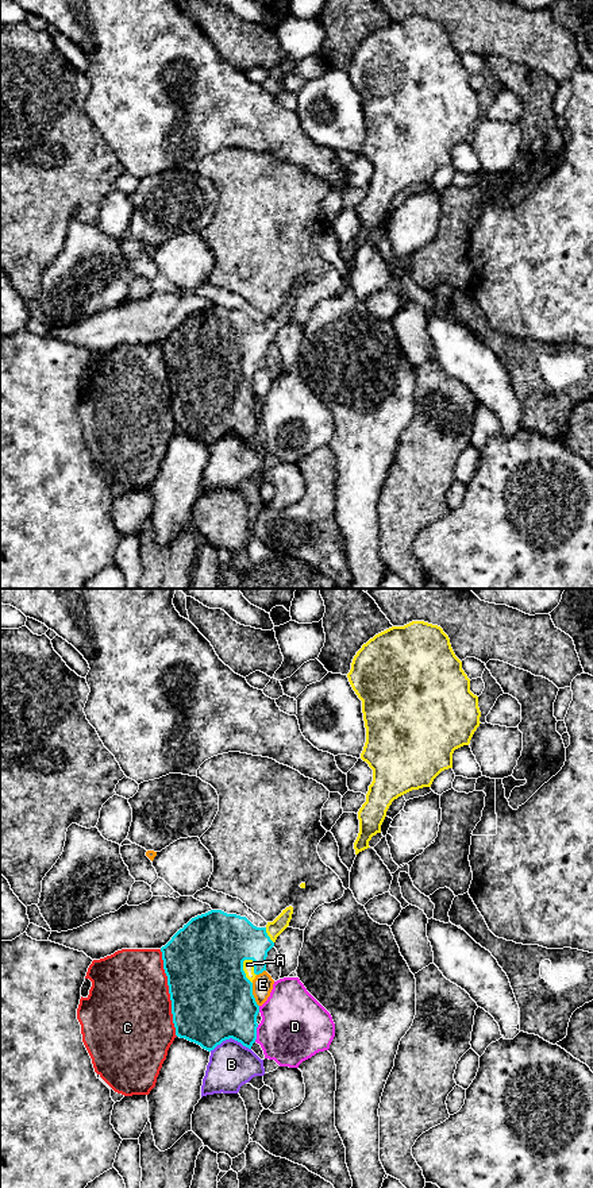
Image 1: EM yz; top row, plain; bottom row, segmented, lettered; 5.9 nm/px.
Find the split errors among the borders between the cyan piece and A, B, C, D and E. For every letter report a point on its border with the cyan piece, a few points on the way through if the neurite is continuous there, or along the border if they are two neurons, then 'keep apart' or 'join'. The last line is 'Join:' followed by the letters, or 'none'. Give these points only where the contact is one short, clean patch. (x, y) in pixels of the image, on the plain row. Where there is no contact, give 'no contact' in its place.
A: meets cyan in yz at (243, 366); join
B: meets cyan in yz at (230, 432); keep apart
C: meets cyan in yz at (169, 388); keep apart
D: meets cyan in yz at (255, 428); keep apart
E: meets cyan in yz at (253, 390); keep apart
Join: A

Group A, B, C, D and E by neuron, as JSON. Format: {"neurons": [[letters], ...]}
{"neurons": [["A"], ["B"], ["C"], ["D"], ["E"]]}

